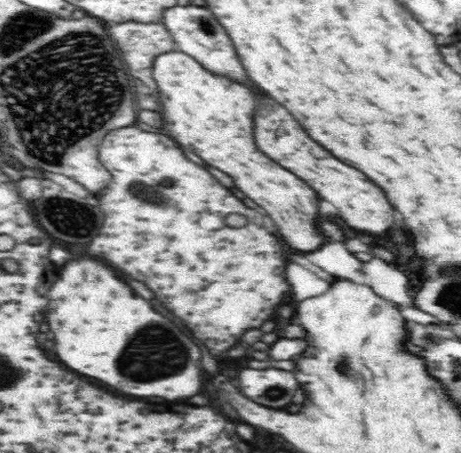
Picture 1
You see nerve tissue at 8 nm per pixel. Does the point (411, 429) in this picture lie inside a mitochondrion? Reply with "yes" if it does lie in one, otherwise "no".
no

